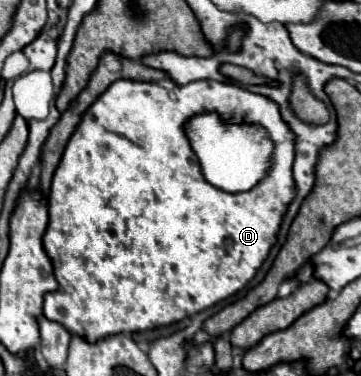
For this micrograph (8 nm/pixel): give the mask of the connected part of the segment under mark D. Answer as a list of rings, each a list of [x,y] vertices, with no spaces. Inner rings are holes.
[[[121,79],[115,81],[103,95],[99,95],[99,99],[85,111],[79,127],[75,129],[75,133],[71,135],[65,153],[61,157],[61,163],[53,175],[51,181],[51,189],[49,189],[49,227],[43,235],[43,247],[47,251],[47,255],[51,257],[53,269],[55,269],[55,279],[59,283],[57,291],[51,291],[49,295],[45,295],[45,305],[43,305],[43,315],[51,321],[61,323],[69,333],[81,335],[87,341],[97,341],[101,337],[107,335],[115,335],[115,333],[133,333],[133,331],[145,331],[145,329],[155,329],[161,325],[169,325],[175,323],[183,317],[189,317],[193,313],[205,311],[209,307],[213,307],[215,303],[235,295],[237,291],[241,291],[257,273],[257,269],[263,265],[263,261],[267,259],[271,247],[277,241],[277,233],[281,227],[281,221],[287,213],[289,203],[295,199],[295,179],[293,179],[293,161],[295,161],[295,143],[297,137],[291,131],[291,127],[281,119],[279,113],[279,105],[265,97],[265,95],[257,95],[251,93],[243,87],[239,87],[237,83],[219,83],[219,81],[191,81],[187,85],[177,85],[175,87],[175,95],[177,99],[169,99],[167,89],[159,87],[157,83],[131,83],[129,79]],[[201,111],[219,111],[223,117],[233,119],[233,121],[249,121],[249,123],[261,123],[267,127],[271,139],[275,141],[275,155],[273,155],[273,167],[267,173],[267,177],[253,187],[247,193],[237,193],[237,195],[229,195],[223,193],[215,187],[211,187],[197,165],[197,159],[191,151],[191,145],[187,141],[187,137],[183,135],[183,121],[195,113]]]

